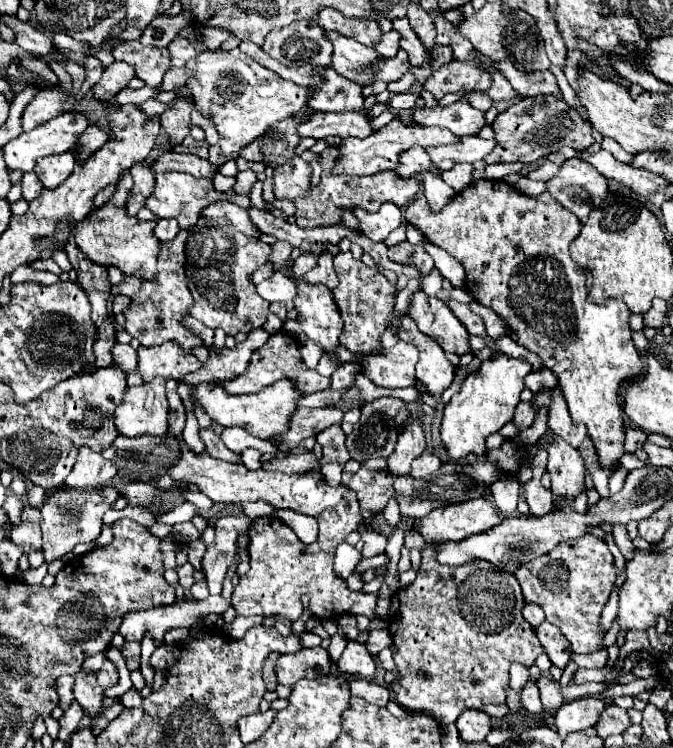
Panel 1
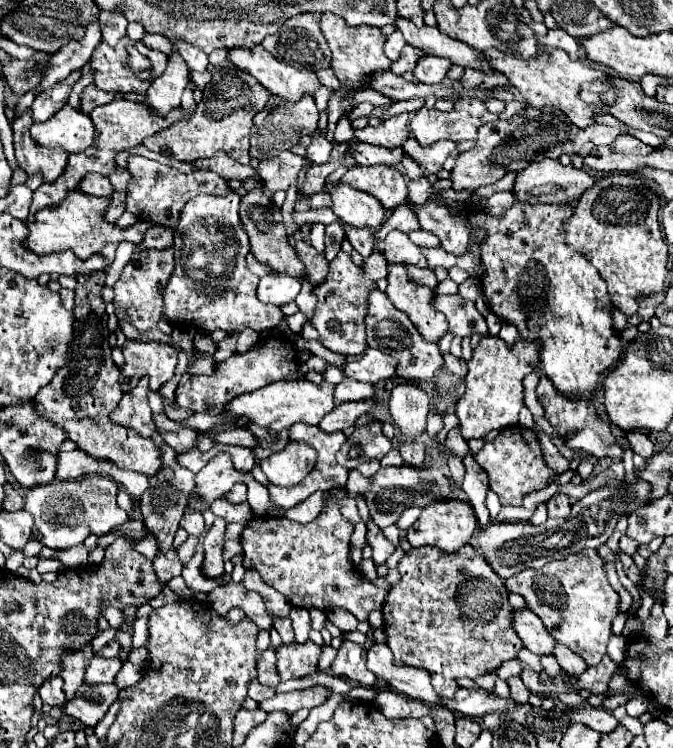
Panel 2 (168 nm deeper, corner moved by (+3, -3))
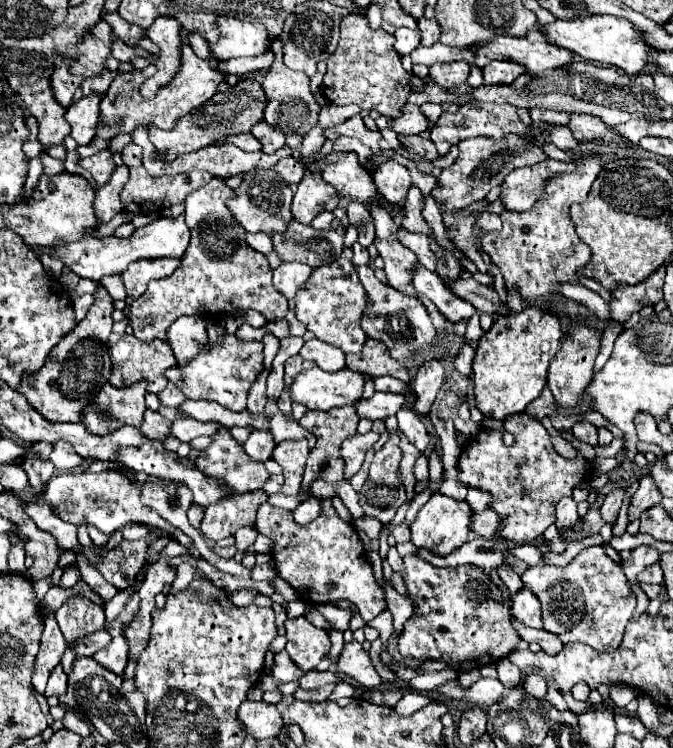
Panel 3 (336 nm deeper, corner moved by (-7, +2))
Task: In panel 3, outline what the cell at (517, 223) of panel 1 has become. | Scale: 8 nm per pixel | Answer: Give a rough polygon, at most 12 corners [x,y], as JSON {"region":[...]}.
{"region":[[572,158],[482,240],[522,300],[560,298],[590,248],[570,224],[602,162]]}

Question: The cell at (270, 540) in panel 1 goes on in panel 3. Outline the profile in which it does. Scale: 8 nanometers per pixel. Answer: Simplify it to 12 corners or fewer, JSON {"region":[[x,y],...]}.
{"region":[[328,498],[304,526],[262,502],[256,530],[306,604],[350,600],[366,622],[384,592],[354,526]]}

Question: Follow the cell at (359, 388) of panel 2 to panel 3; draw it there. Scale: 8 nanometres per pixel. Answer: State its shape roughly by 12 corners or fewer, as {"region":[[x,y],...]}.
{"region":[[392,376],[374,378],[380,392],[412,394],[410,386]]}

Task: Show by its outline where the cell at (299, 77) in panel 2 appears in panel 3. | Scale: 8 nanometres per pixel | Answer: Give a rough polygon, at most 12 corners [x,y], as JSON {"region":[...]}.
{"region":[[216,20],[220,60],[266,54],[270,40],[258,22]]}

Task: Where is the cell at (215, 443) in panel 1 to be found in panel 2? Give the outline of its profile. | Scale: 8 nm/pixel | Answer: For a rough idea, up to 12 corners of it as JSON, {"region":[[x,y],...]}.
{"region":[[156,415],[156,429],[176,451],[186,453],[194,447],[198,431]]}

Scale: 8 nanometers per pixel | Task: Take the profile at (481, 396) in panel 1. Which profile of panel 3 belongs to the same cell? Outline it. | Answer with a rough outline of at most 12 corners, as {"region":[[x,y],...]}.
{"region":[[500,316],[478,340],[476,408],[520,414],[560,348],[560,316]]}

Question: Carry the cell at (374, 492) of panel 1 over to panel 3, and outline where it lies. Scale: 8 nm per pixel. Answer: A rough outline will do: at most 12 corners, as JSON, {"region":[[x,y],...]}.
{"region":[[394,546],[388,552],[392,572],[404,578],[404,564]]}

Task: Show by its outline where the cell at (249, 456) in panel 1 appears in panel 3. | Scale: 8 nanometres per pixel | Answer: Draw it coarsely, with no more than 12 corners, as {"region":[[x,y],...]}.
{"region":[[254,430],[244,444],[252,460],[272,458],[274,436],[270,430]]}

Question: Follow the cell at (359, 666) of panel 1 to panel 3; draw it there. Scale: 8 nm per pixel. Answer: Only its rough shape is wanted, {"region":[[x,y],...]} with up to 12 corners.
{"region":[[344,644],[336,666],[362,688],[380,688],[368,652]]}

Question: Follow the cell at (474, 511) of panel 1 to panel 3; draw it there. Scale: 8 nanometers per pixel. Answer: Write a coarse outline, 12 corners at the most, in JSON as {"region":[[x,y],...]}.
{"region":[[434,494],[410,524],[412,544],[448,556],[468,542],[472,510]]}

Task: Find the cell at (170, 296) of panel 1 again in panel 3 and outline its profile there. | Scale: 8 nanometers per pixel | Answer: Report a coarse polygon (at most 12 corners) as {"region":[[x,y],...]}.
{"region":[[136,260],[120,274],[128,296],[170,276],[180,260]]}

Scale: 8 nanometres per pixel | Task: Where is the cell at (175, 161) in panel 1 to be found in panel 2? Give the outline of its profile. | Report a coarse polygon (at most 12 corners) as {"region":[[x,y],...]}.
{"region":[[222,155],[192,161],[194,171],[218,171],[226,181],[258,179],[256,169]]}

